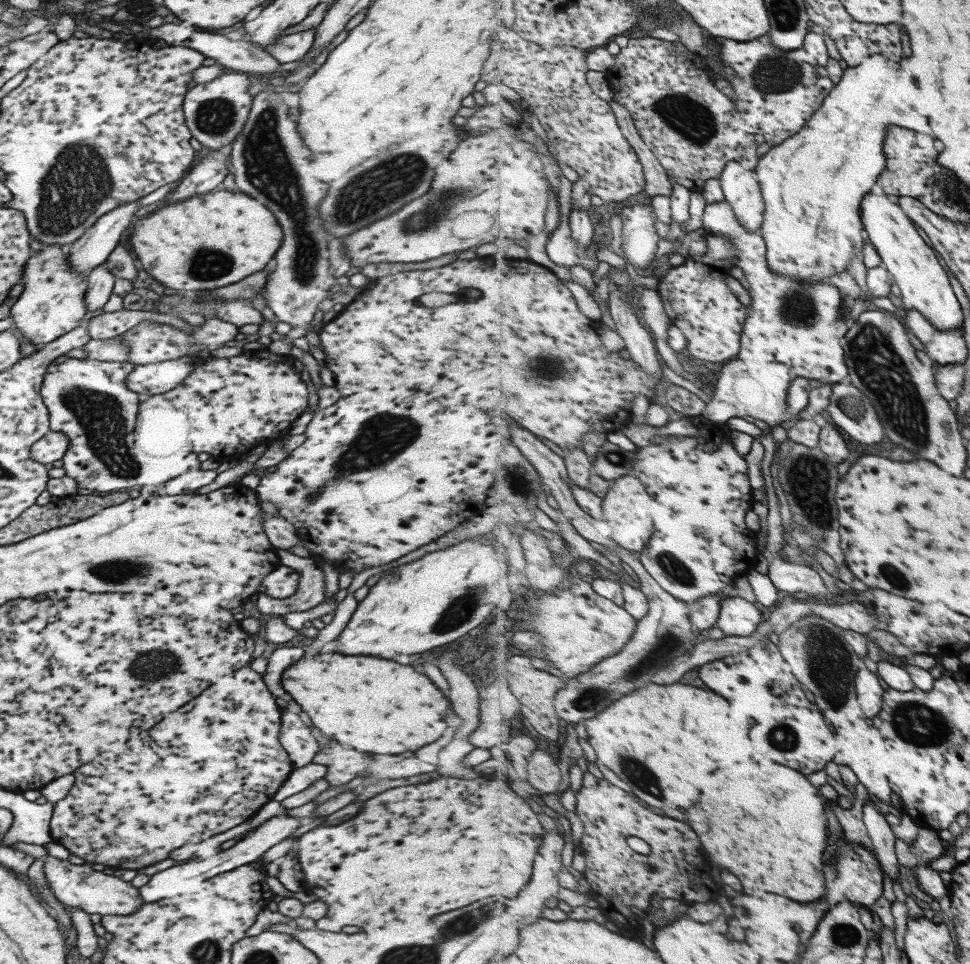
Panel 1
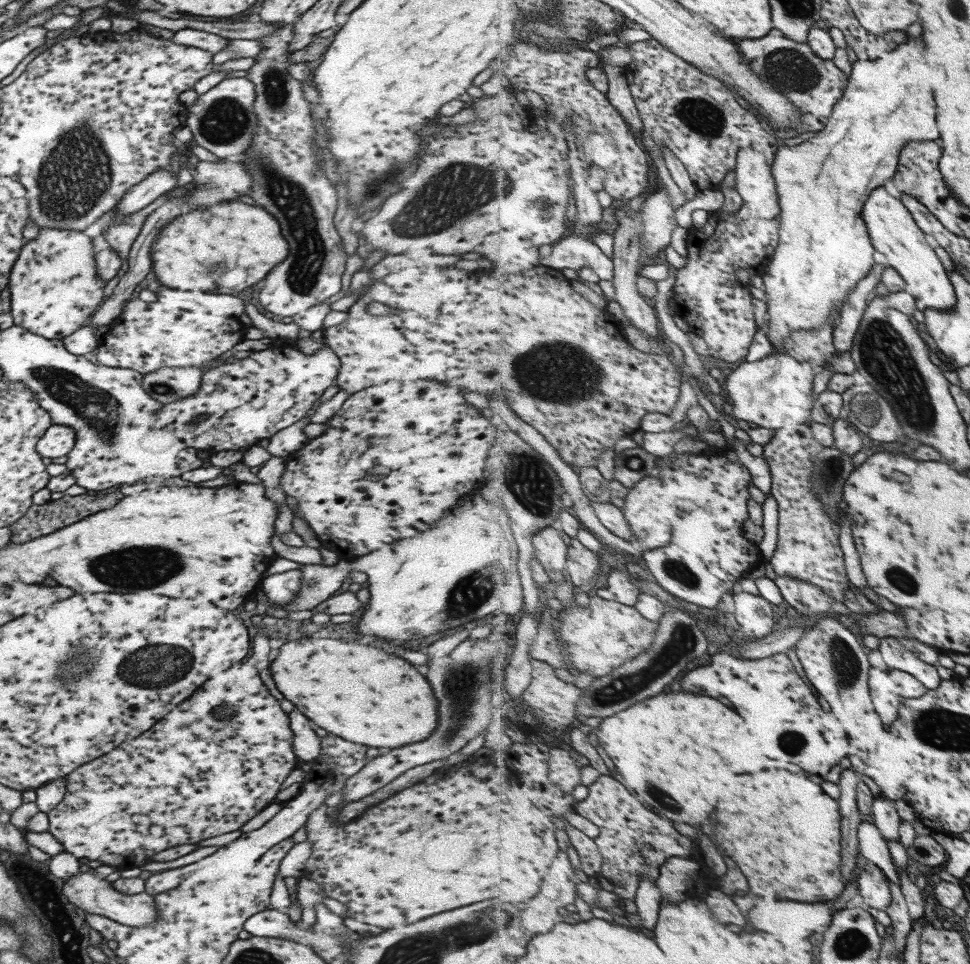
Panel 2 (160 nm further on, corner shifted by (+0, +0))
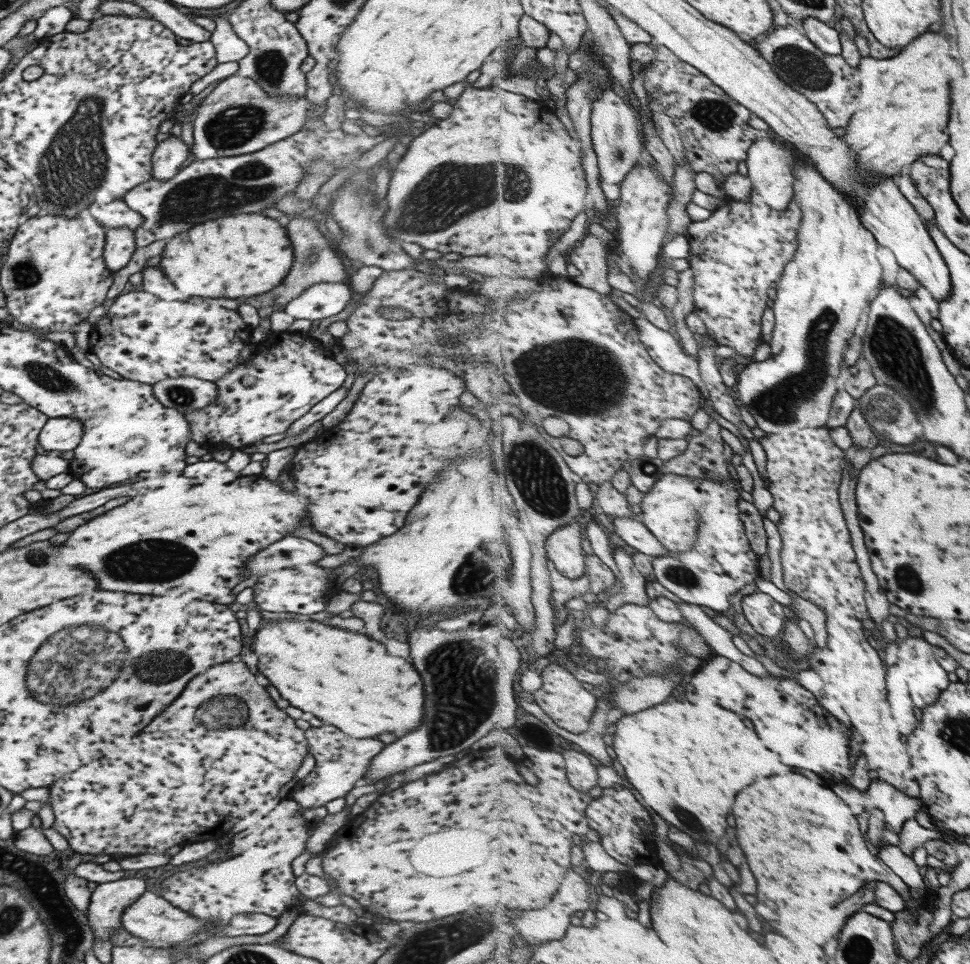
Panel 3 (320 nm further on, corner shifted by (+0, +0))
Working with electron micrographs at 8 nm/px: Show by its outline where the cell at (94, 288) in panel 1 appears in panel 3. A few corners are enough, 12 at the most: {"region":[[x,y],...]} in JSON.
{"region":[[111,228],[105,233],[105,266],[121,270],[136,246],[134,231]]}

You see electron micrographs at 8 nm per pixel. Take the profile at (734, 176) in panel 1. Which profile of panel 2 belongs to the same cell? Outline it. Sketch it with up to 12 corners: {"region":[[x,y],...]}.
{"region":[[743,148],[735,182],[752,214],[767,220],[782,208],[765,154]]}

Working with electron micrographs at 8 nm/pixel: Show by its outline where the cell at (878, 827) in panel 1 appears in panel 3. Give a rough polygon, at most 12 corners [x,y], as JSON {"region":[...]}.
{"region":[[875,779],[861,792],[849,783],[830,783],[852,807],[878,808],[897,835],[925,810],[893,783]]}

